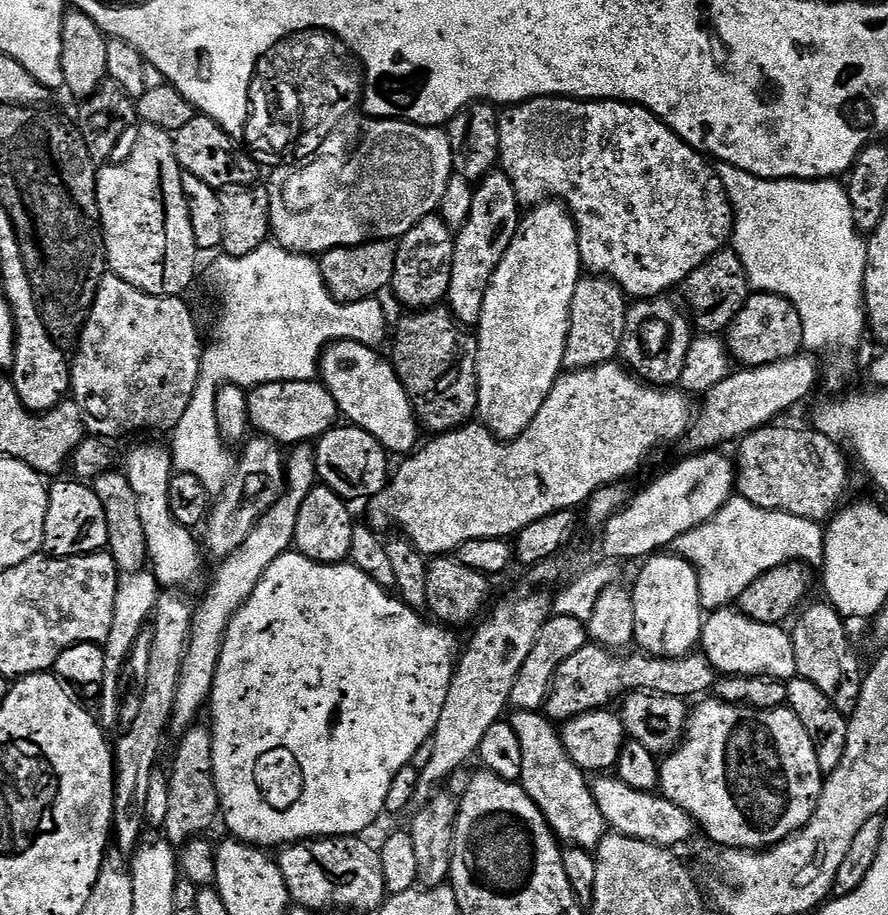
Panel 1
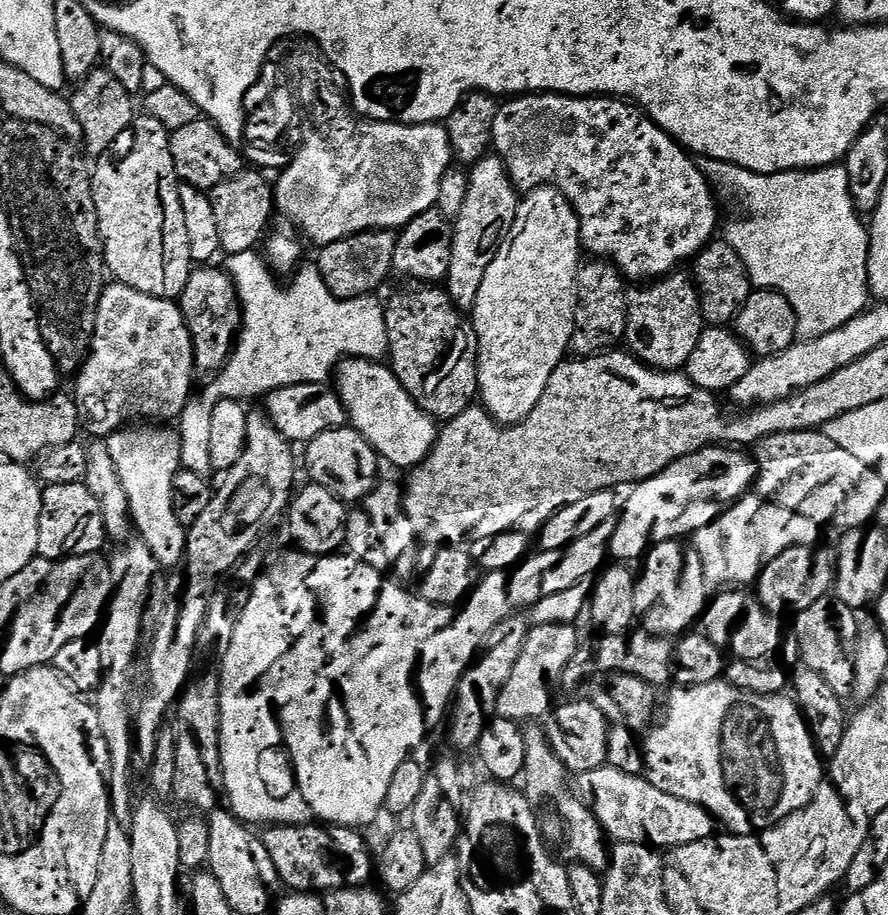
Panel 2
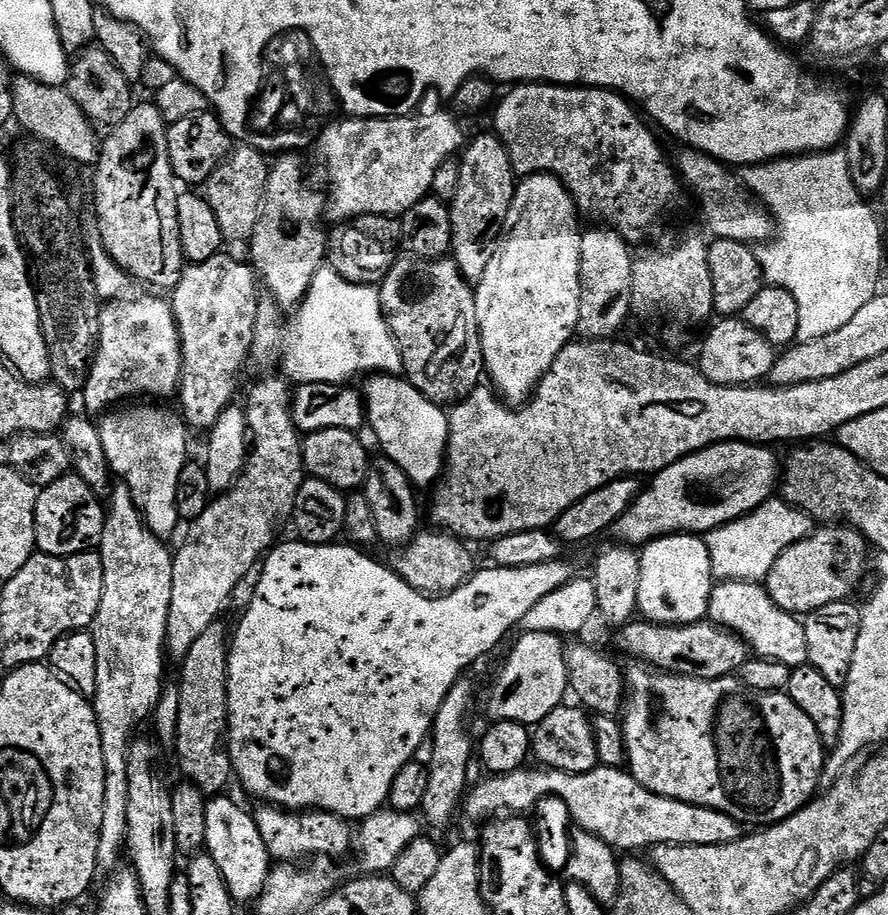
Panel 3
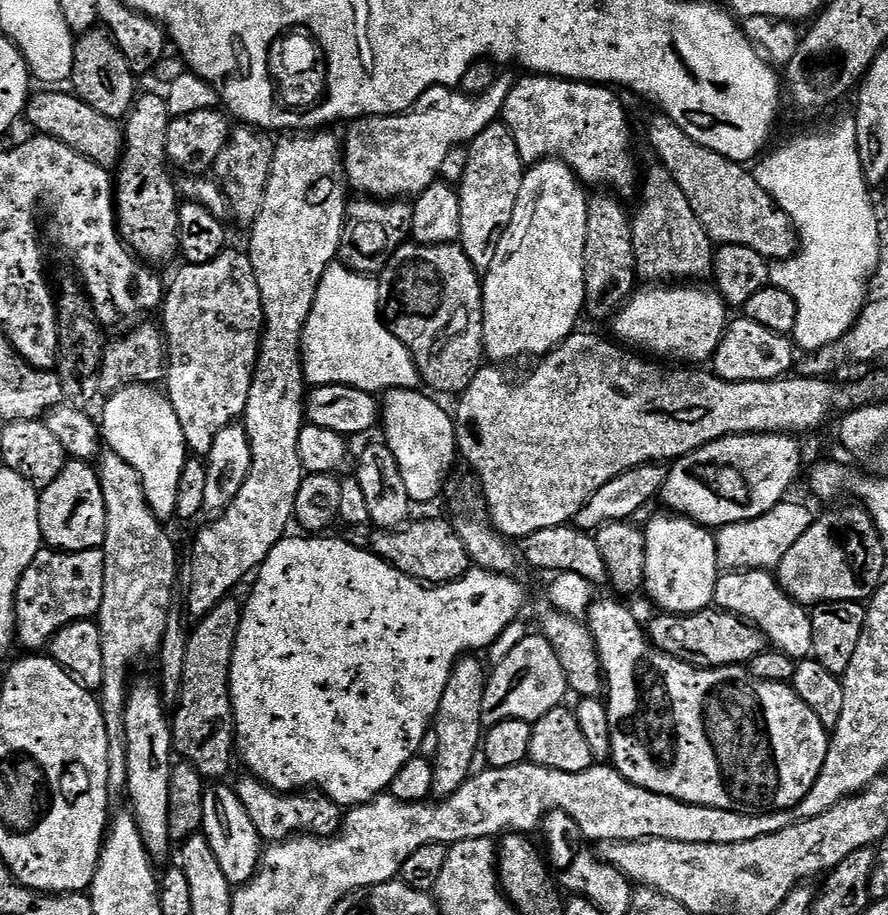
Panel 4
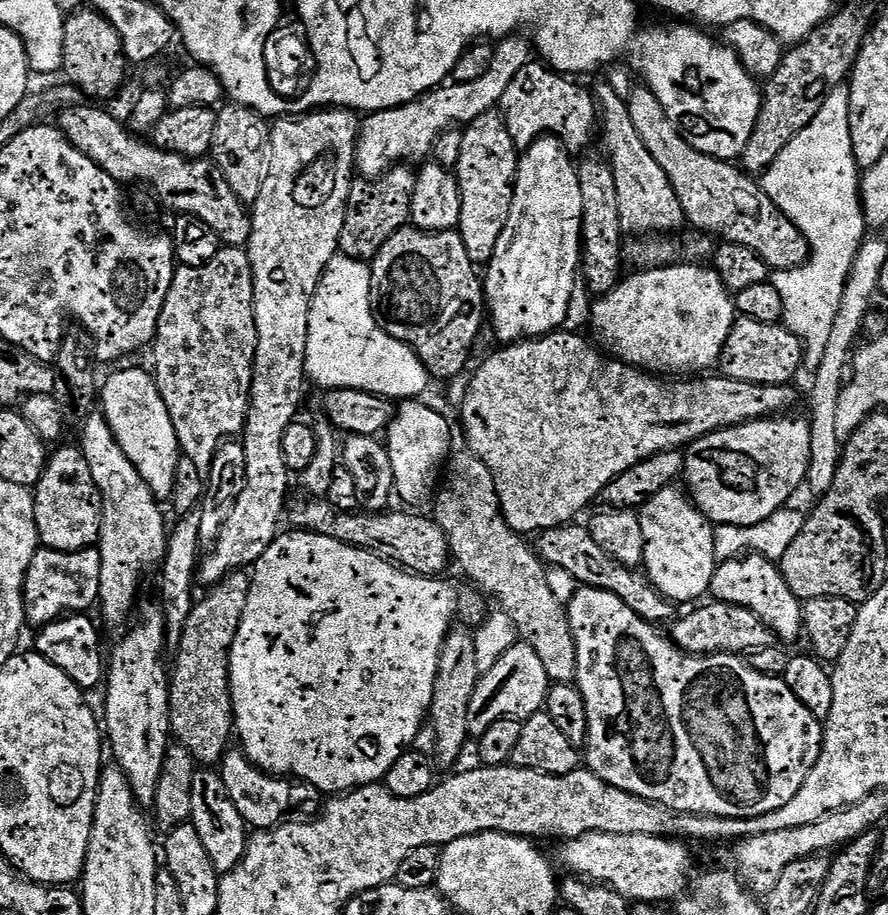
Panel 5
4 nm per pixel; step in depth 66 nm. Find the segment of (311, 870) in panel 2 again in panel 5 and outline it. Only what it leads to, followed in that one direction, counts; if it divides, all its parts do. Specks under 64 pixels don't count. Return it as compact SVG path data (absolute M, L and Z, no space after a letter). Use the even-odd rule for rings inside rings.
M240 750L225 752L218 765L220 781L226 786L226 794L234 802L238 814L242 814L245 825L252 830L271 830L287 821L288 816L297 808L301 817L316 818L322 811L322 793L311 786L300 787L284 778L277 778L263 772L251 764ZM236 751L236 752L235 752ZM293 784L293 785L292 785ZM300 787L300 788L295 788ZM303 790L305 792L303 792Z

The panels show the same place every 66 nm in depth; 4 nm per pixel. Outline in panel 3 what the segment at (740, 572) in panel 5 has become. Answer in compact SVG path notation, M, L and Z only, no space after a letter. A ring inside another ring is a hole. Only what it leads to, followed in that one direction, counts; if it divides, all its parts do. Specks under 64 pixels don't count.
M725 580L717 583L710 594L707 619L738 636L757 657L783 664L791 670L808 664L808 647L804 625L791 612L783 612L768 595L763 583L751 580Z

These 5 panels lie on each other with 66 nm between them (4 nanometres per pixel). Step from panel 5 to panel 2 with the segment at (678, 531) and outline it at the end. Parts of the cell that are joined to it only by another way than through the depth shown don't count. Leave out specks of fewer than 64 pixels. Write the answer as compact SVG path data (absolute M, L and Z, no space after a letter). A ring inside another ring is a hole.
M674 540L653 544L648 555L643 557L644 569L638 572L636 582L636 611L642 621L643 631L651 636L679 637L704 615L710 589L704 582L702 562L696 551L687 547L684 549L682 545Z

